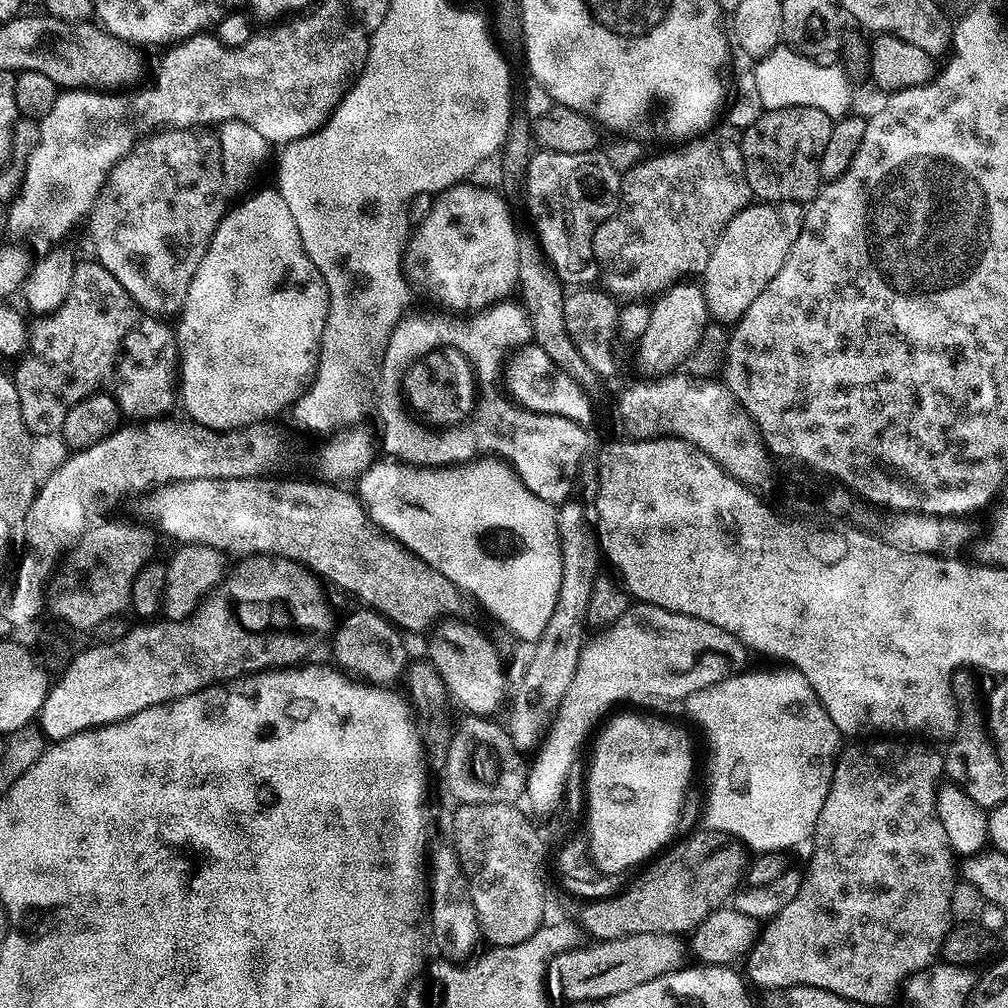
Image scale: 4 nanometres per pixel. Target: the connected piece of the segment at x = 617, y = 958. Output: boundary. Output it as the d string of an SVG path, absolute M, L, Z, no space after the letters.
M634 934L617 940L587 942L581 948L569 947L551 961L547 990L552 994L561 992L568 1002L601 1000L622 994L622 990L634 990L634 986L642 986L642 982L654 982L654 978L681 967L681 960L676 958L678 941L676 936Z

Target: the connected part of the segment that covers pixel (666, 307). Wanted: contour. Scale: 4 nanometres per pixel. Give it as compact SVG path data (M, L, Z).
M696 282L673 284L668 291L660 293L651 309L650 326L646 326L646 334L638 337L640 356L654 368L675 369L680 366L675 364L682 363L688 355L691 357L695 353L702 330L710 322L704 289Z

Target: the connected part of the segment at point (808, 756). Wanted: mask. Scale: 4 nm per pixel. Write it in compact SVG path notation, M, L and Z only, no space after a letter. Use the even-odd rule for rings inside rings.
M738 674L729 680L723 680L721 684L715 684L709 688L703 688L701 692L696 692L689 696L686 701L688 712L700 723L700 728L704 731L704 736L708 739L708 744L712 747L712 773L708 776L708 801L704 804L704 824L703 827L710 832L718 832L721 836L730 836L733 840L744 845L745 849L753 853L765 854L767 852L787 853L788 848L796 848L804 839L811 837L816 830L818 814L822 814L822 802L826 802L828 793L828 783L832 780L832 771L836 765L836 757L842 751L842 733L830 722L830 714L820 705L816 695L812 692L812 687L803 680L803 677L782 678L772 674Z

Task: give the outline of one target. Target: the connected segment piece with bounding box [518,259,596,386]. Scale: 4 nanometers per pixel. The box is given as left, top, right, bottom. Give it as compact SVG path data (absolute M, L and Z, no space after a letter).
M525 259L520 265L518 277L518 294L522 306L529 315L533 341L542 349L548 358L564 373L570 373L580 384L590 386L595 382L595 372L580 354L580 348L572 340L571 331L565 322L564 302L565 293L560 282L547 270L545 265Z

